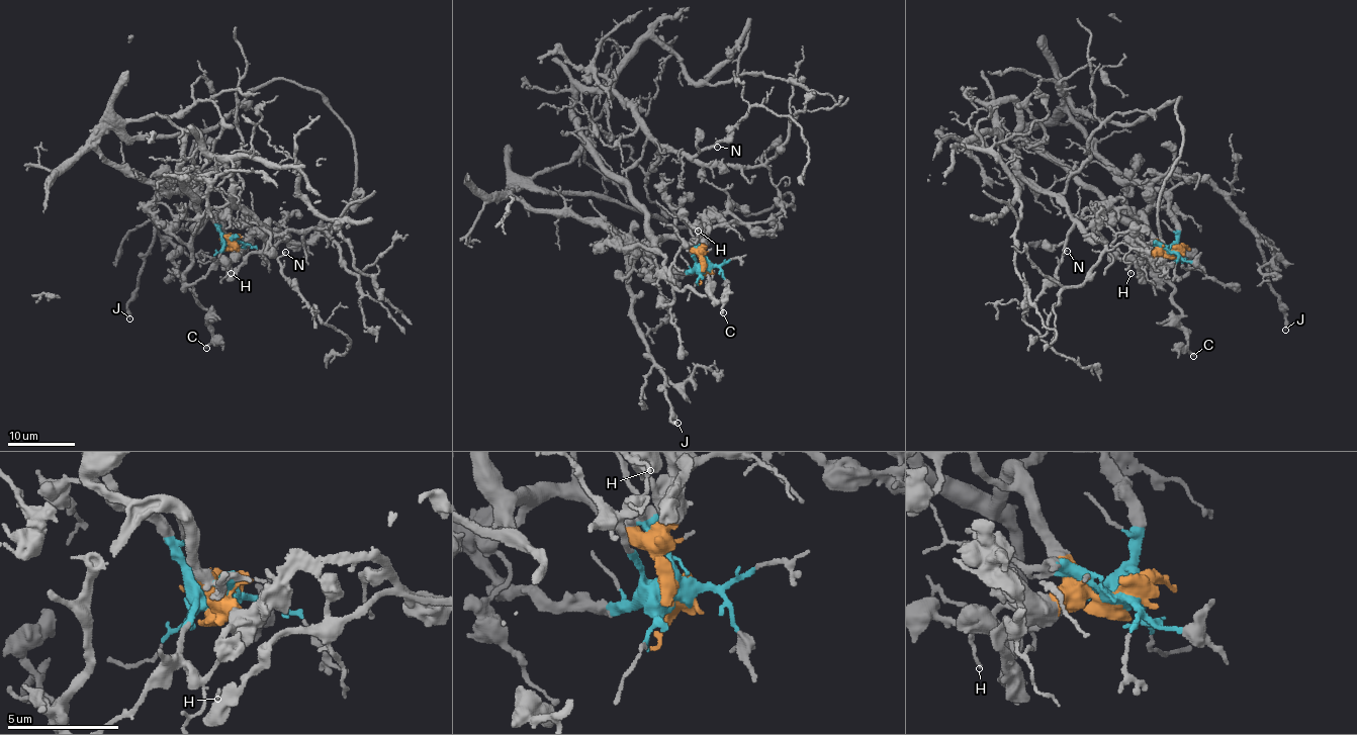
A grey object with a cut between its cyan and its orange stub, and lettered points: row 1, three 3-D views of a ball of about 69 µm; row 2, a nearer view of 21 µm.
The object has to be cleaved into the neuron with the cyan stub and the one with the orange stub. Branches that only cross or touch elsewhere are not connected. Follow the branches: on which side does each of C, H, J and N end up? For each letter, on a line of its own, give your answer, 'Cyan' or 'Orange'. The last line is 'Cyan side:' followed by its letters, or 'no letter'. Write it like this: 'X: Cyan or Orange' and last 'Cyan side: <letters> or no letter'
C: Orange
H: Orange
J: Cyan
N: Orange
Cyan side: J

